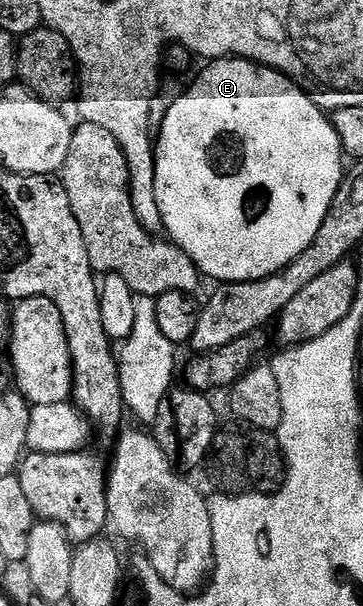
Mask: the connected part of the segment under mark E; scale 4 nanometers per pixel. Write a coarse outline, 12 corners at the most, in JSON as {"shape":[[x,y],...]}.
{"shape":[[220,58],[156,134],[162,229],[215,283],[316,240],[342,138]]}

